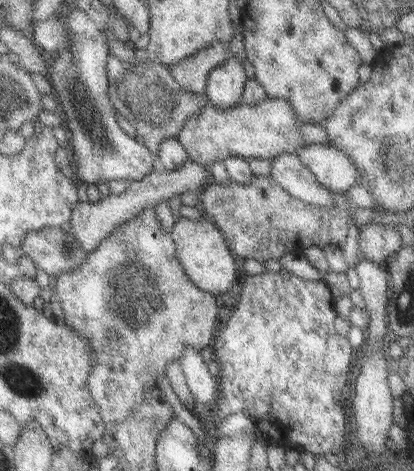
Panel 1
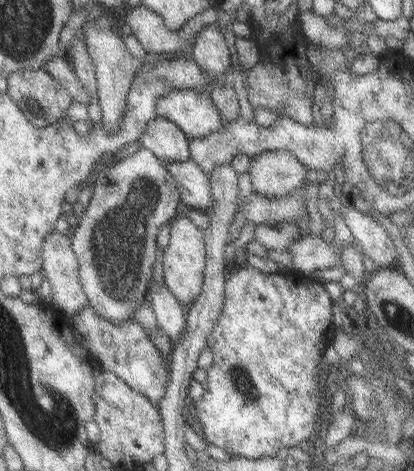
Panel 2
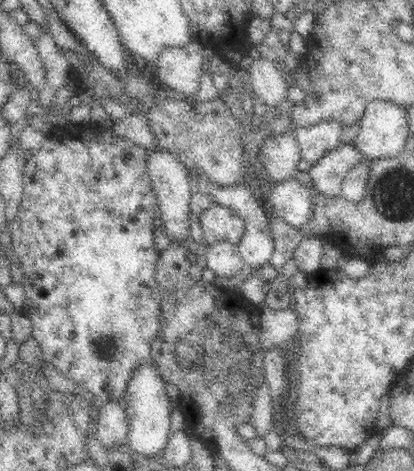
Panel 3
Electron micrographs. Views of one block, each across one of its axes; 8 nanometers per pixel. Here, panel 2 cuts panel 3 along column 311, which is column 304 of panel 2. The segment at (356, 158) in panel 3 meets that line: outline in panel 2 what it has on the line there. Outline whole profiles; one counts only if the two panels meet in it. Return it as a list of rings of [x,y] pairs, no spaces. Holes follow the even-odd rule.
[[[261,152],[251,158],[247,170],[253,192],[269,200],[303,188],[305,172],[289,152]]]

